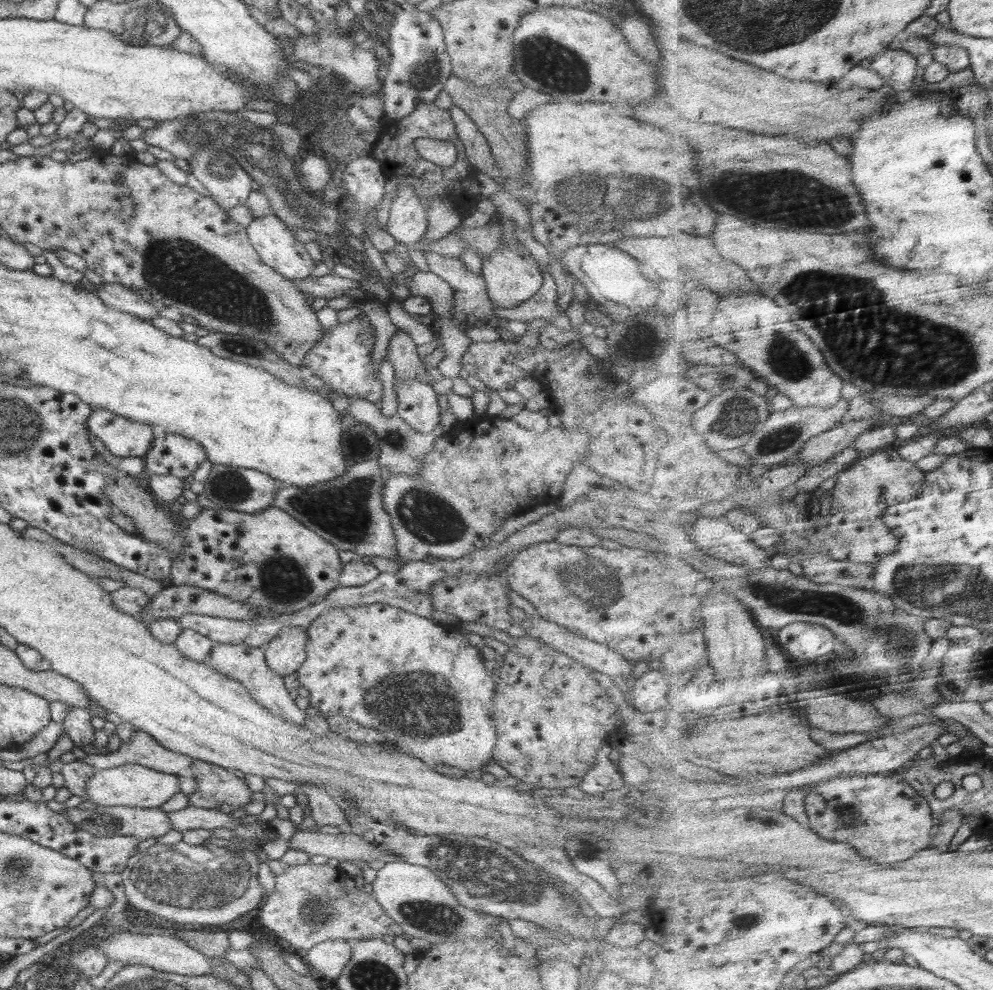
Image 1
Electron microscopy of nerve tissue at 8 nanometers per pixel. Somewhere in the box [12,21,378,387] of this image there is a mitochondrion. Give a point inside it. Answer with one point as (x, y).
(174, 268)

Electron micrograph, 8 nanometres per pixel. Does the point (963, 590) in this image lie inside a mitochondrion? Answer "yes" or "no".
yes

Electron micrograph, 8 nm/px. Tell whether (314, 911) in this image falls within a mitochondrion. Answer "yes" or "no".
yes

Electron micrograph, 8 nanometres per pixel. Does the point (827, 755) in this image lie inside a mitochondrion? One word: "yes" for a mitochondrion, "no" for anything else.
no

